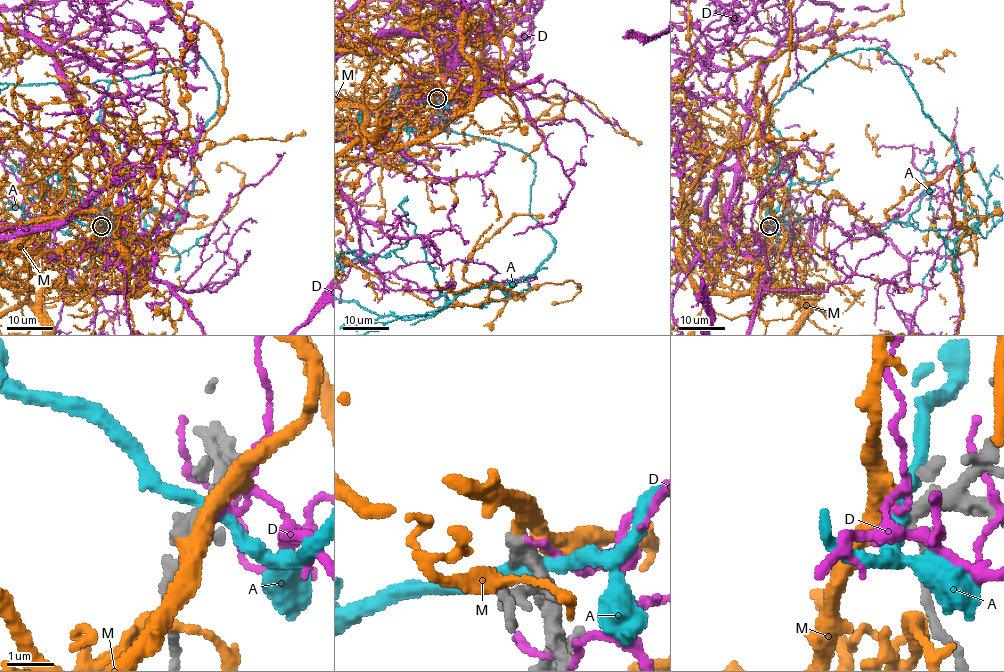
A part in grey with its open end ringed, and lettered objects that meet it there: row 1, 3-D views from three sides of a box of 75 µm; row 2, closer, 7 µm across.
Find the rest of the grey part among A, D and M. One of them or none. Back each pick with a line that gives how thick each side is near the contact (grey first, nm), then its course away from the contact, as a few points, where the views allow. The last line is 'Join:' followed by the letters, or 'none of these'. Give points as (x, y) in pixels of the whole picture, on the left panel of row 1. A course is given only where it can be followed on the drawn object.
M: calibres 280 and 380 nm
Join: M

